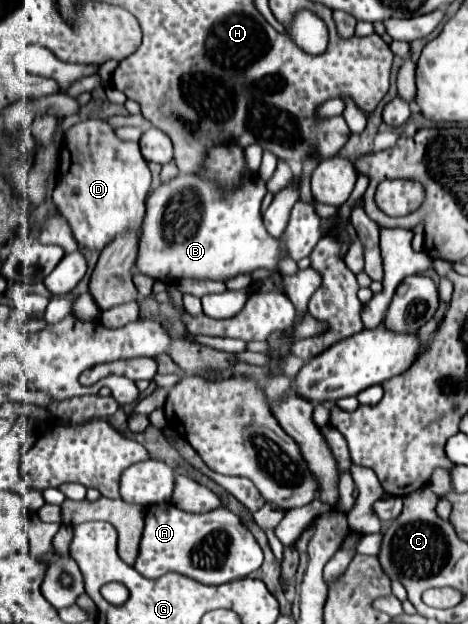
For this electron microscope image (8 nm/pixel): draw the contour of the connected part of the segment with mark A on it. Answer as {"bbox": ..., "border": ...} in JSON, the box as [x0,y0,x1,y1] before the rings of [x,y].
{"bbox":[134,503,264,585],"border":[[[154,503],[146,507],[140,555],[134,567],[148,579],[180,573],[204,585],[222,585],[250,575],[262,561],[264,555],[254,535],[230,509],[216,507],[208,513],[186,513],[172,503]]]}

